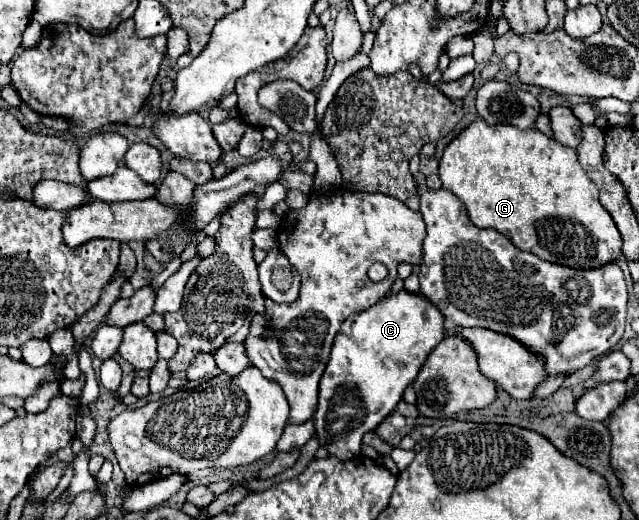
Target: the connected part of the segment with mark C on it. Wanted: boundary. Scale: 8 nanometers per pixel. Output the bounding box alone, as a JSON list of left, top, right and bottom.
[314,291,444,461]

